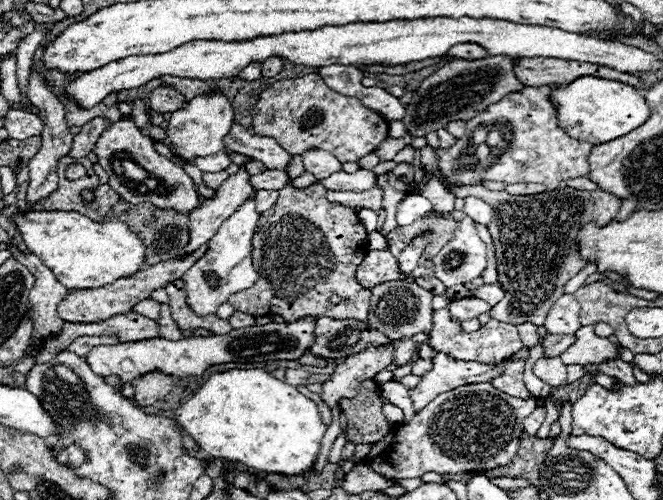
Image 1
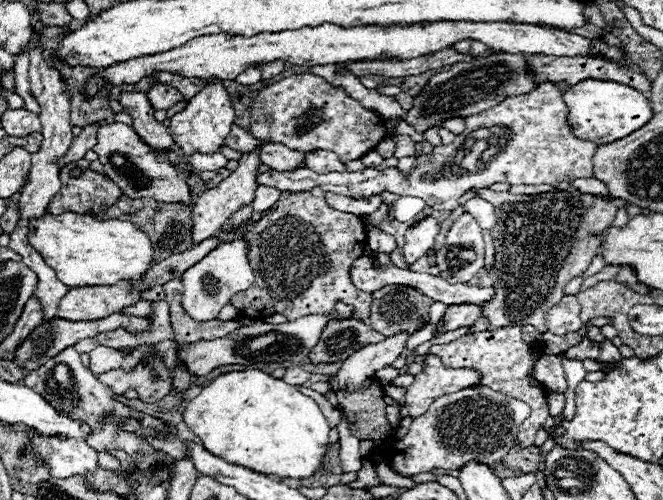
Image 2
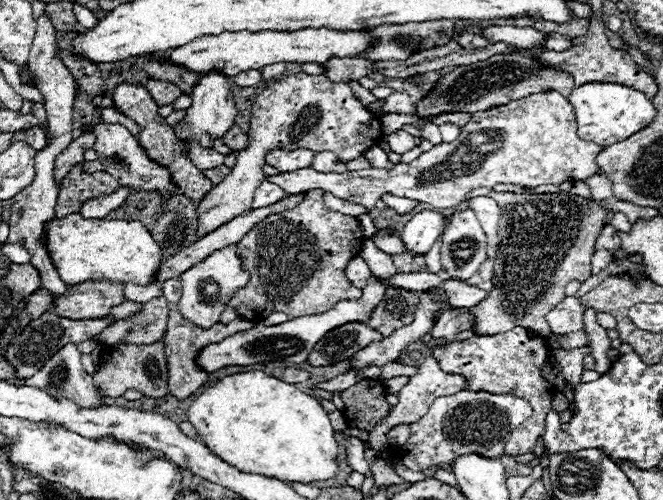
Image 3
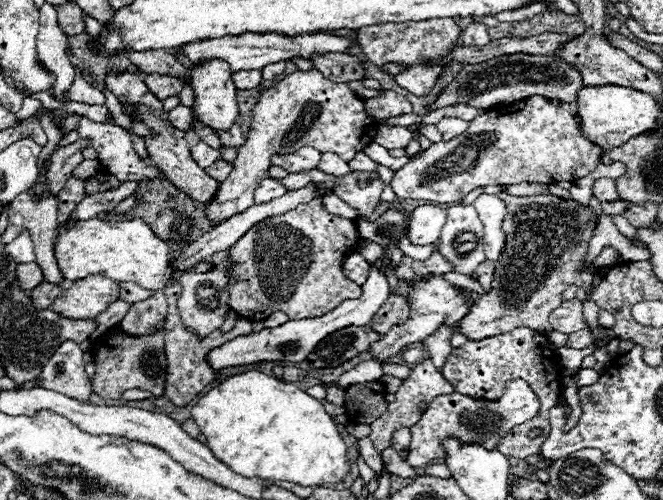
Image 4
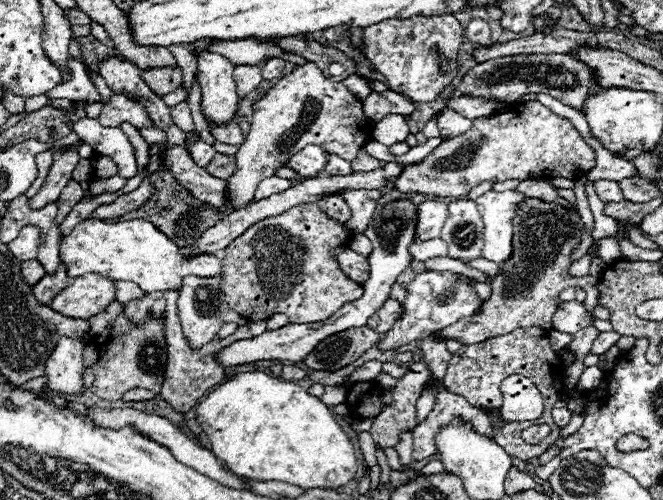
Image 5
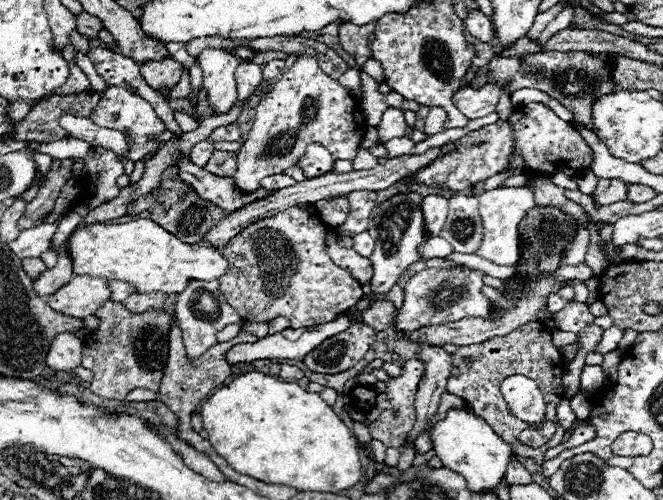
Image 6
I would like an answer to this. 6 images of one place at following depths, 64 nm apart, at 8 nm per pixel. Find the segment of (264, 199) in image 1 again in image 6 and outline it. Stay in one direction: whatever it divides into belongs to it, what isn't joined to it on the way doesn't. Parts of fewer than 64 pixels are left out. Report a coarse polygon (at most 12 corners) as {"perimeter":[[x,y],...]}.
{"perimeter":[[272,174],[260,182],[260,188],[274,192],[294,186],[296,180],[286,174]]}

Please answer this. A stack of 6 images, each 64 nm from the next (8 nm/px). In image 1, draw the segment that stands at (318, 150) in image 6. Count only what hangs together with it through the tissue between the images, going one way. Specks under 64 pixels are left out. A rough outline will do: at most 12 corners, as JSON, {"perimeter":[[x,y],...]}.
{"perimeter":[[234,122],[224,146],[284,170],[290,154],[274,138]]}

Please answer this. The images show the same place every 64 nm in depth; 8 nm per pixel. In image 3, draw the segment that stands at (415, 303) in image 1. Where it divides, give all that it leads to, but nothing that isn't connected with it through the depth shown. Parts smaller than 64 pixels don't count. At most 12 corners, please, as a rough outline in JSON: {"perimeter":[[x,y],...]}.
{"perimeter":[[388,288],[370,328],[390,336],[414,320],[418,294]]}

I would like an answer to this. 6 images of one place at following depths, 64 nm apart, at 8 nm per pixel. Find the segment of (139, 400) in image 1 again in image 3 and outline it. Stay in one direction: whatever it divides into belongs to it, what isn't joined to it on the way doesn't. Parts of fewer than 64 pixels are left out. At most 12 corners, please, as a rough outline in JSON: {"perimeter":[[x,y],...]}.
{"perimeter":[[164,342],[112,346],[94,374],[104,396],[168,394]]}

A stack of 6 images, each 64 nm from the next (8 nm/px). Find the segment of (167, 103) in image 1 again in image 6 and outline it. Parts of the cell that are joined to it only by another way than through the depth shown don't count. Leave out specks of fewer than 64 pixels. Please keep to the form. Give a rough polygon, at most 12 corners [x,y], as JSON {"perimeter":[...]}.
{"perimeter":[[174,58],[140,64],[150,88],[174,88],[182,66]]}

